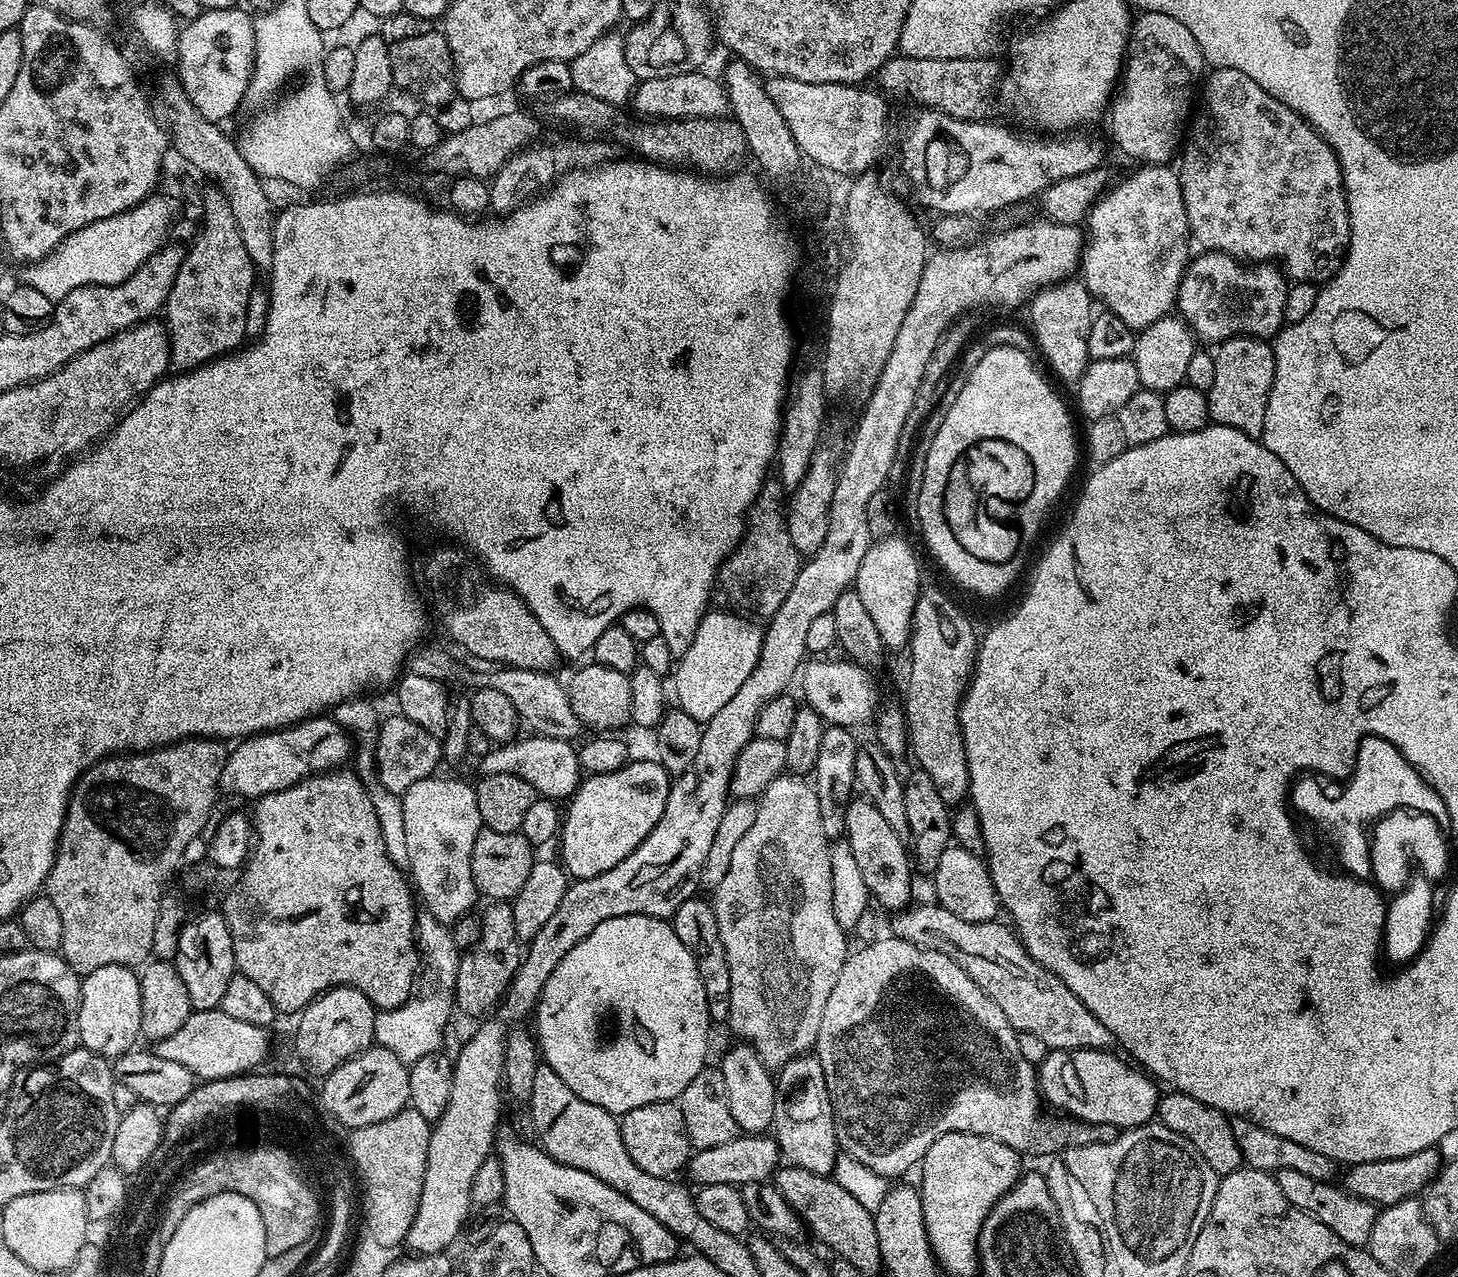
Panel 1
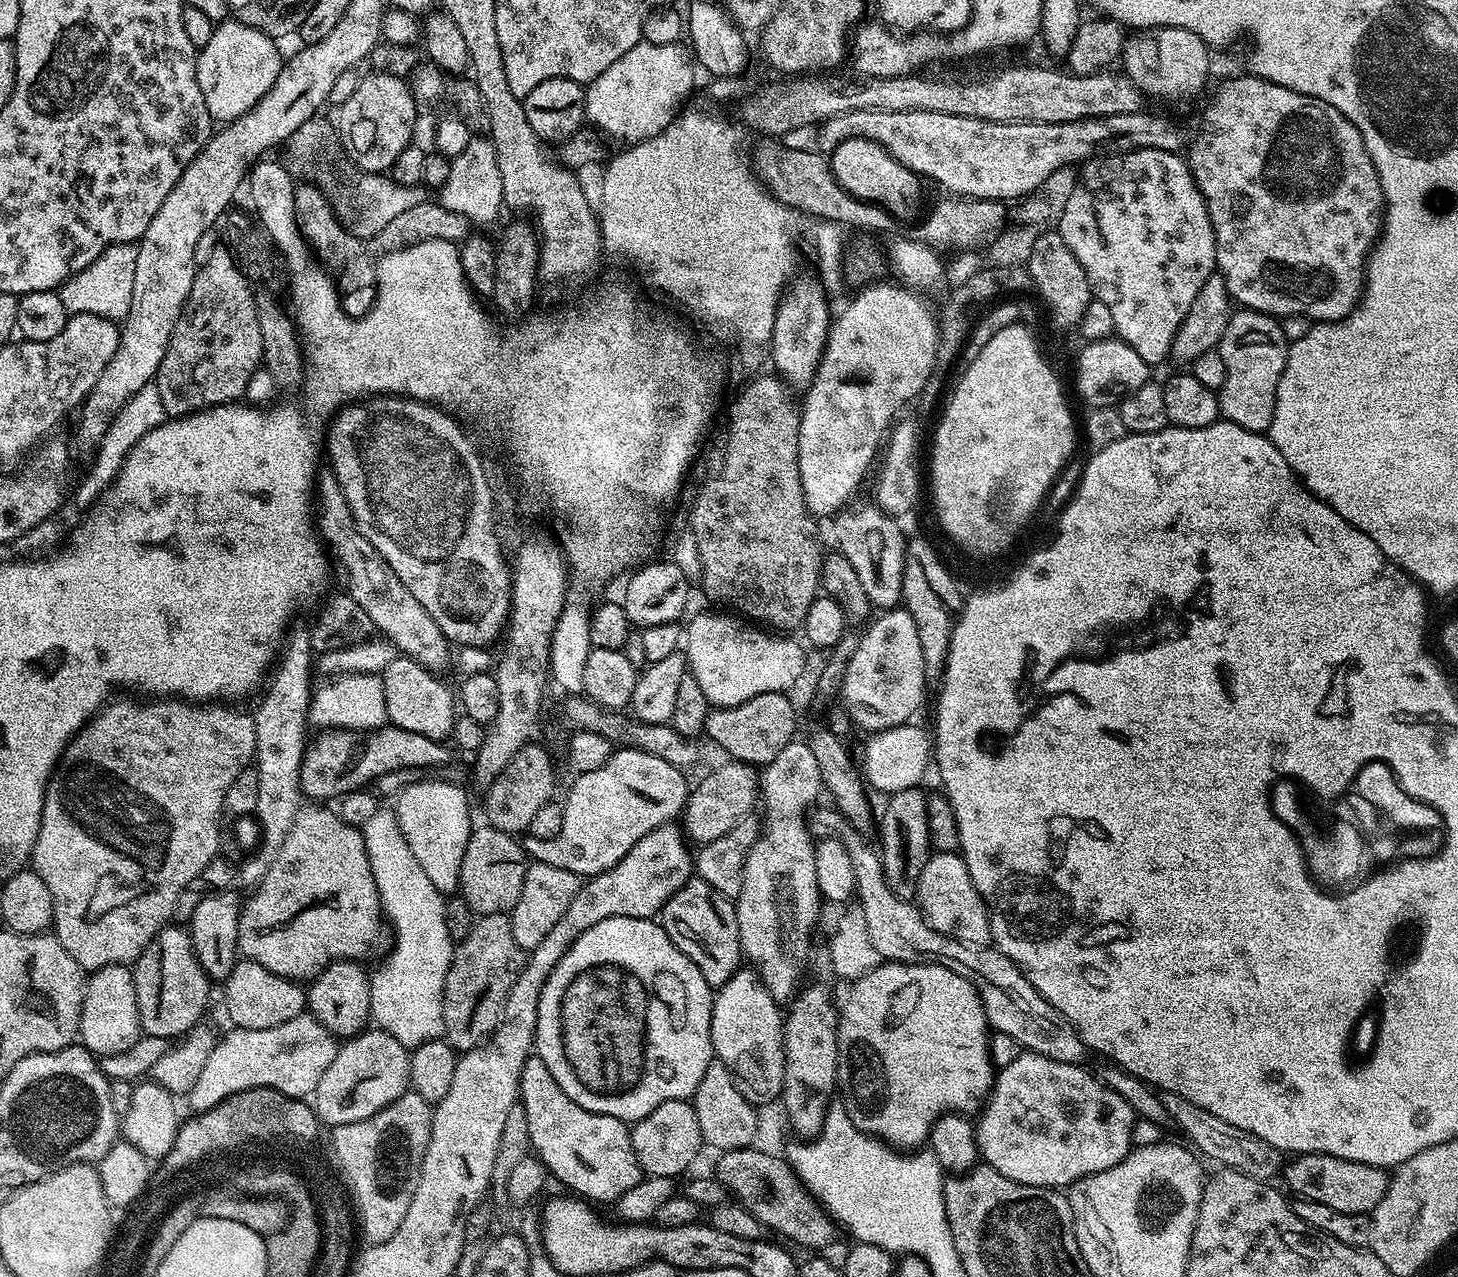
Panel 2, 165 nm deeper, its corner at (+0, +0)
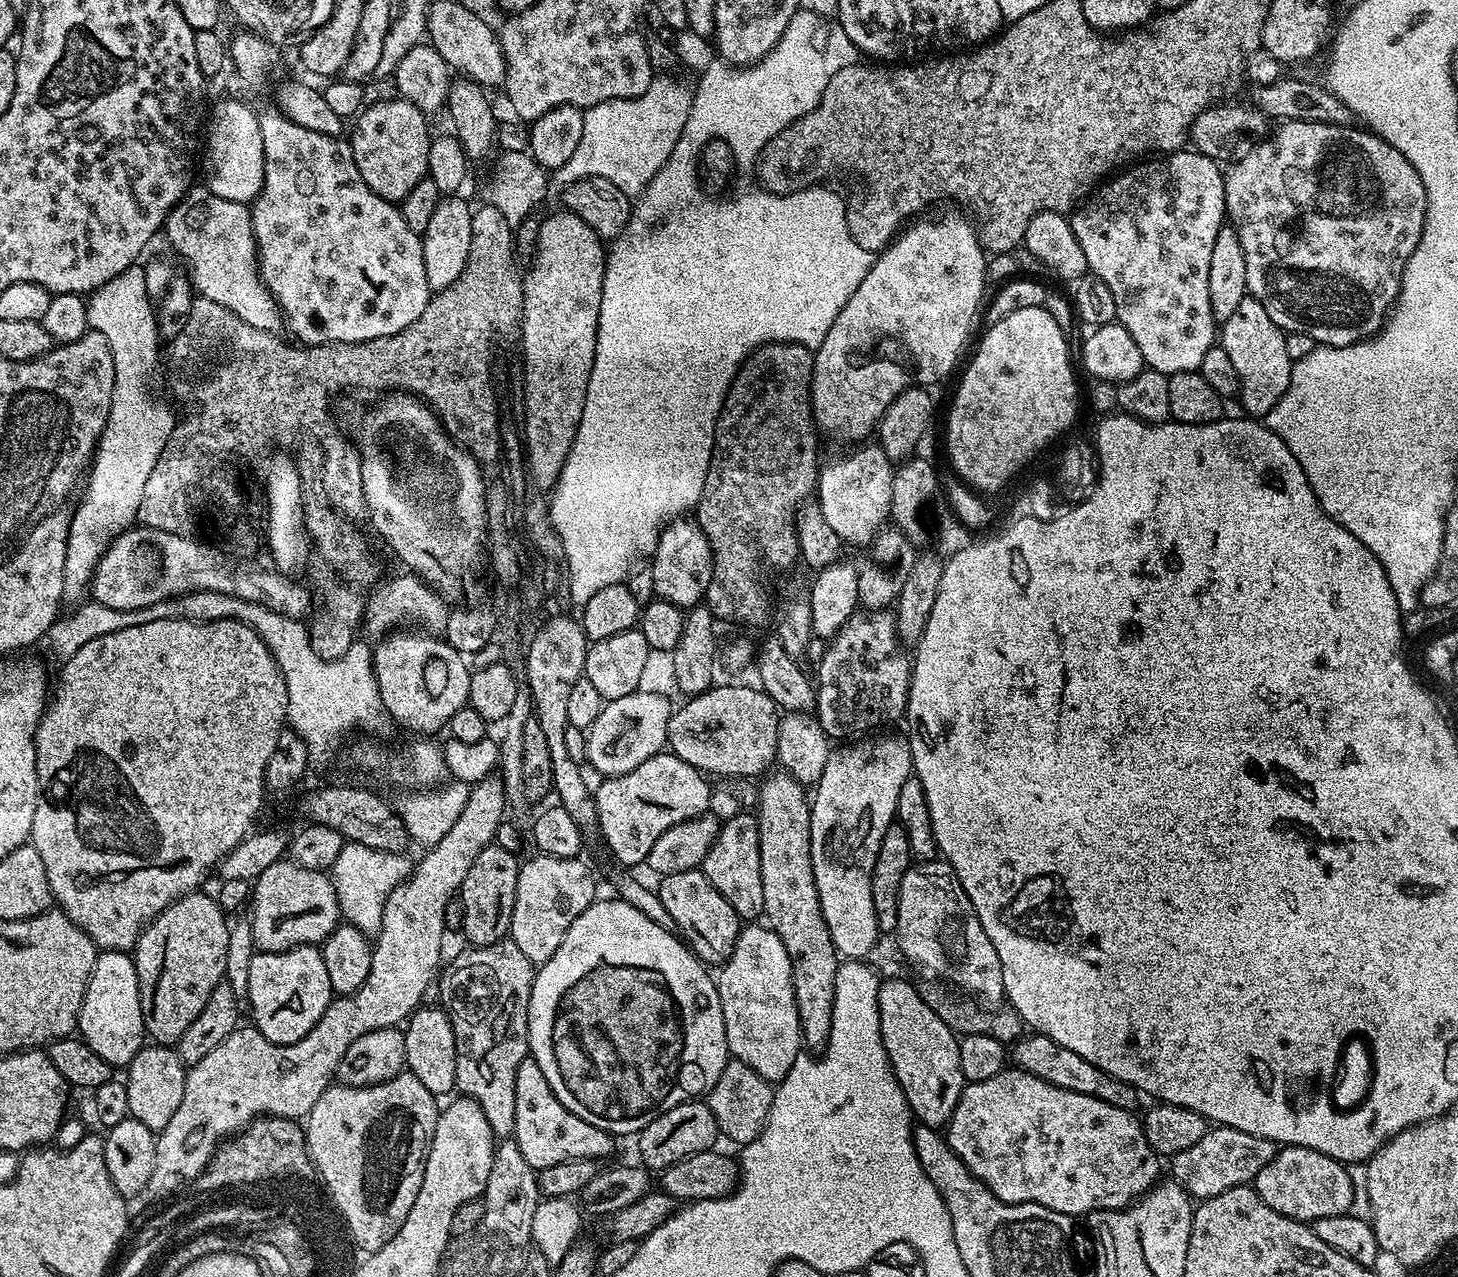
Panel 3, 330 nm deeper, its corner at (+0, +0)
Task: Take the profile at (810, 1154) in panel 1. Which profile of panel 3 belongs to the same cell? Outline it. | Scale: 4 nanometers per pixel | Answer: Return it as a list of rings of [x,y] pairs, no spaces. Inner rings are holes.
[[[769,771],[760,782],[760,801],[754,807],[754,815],[758,822],[762,858],[763,919],[767,927],[782,938],[782,946],[786,946],[786,954],[792,960],[792,985],[801,1041],[812,1047],[809,1049],[820,1050],[830,1034],[838,953],[831,941],[815,888],[811,866],[810,800],[807,795],[804,797],[805,785],[796,781],[789,772]]]

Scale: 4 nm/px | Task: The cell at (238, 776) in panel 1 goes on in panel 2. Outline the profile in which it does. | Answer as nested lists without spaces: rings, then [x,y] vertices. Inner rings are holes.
[[[391,726],[369,731],[365,740],[359,731],[350,728],[320,730],[315,735],[316,741],[313,739],[307,745],[301,762],[301,790],[312,802],[332,802],[351,792],[367,789],[380,775],[402,767],[431,770],[448,760],[447,743]]]

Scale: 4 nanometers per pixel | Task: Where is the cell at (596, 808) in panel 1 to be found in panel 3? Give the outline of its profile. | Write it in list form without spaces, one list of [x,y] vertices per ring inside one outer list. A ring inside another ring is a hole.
[[[668,750],[646,759],[629,773],[601,779],[600,789],[595,789],[594,795],[603,843],[608,843],[609,850],[624,863],[621,865],[643,865],[650,848],[666,830],[709,811],[714,788],[704,780],[707,780],[705,773]]]

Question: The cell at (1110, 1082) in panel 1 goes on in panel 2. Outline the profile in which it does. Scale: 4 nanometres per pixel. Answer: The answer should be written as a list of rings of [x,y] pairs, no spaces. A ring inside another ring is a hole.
[[[1021,1051],[1010,1066],[995,1073],[992,1091],[974,1120],[976,1151],[979,1159],[998,1174],[1026,1186],[1064,1190],[1075,1180],[1110,1170],[1131,1152],[1132,1124],[1137,1115],[1119,1096],[1080,1064],[1067,1064],[1046,1058],[1037,1052]]]

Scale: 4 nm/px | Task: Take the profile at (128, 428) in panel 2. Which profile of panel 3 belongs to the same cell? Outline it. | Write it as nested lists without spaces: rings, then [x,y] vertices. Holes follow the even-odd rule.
[[[135,264],[116,275],[89,295],[87,324],[107,340],[114,361],[114,390],[110,414],[93,455],[84,498],[71,513],[64,558],[63,599],[81,603],[101,557],[118,534],[129,529],[139,517],[146,482],[177,425],[177,419],[162,402],[152,400],[148,380],[158,360],[159,321],[147,294],[145,272]]]

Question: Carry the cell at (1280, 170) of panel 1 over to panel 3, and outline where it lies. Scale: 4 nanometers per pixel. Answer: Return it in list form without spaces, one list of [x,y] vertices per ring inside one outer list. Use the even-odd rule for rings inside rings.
[[[1284,120],[1281,125],[1276,133],[1273,131],[1267,138],[1253,143],[1256,145],[1224,172],[1224,210],[1227,221],[1238,234],[1238,242],[1242,242],[1242,252],[1246,254],[1248,295],[1262,302],[1262,306],[1266,306],[1266,314],[1270,314],[1270,318],[1274,318],[1276,325],[1283,328],[1285,333],[1308,334],[1320,346],[1350,346],[1360,340],[1367,340],[1384,327],[1384,321],[1388,319],[1397,298],[1400,297],[1404,264],[1410,258],[1410,254],[1414,254],[1426,222],[1426,186],[1422,186],[1418,170],[1414,170],[1414,166],[1406,162],[1404,155],[1371,130],[1301,120]]]

